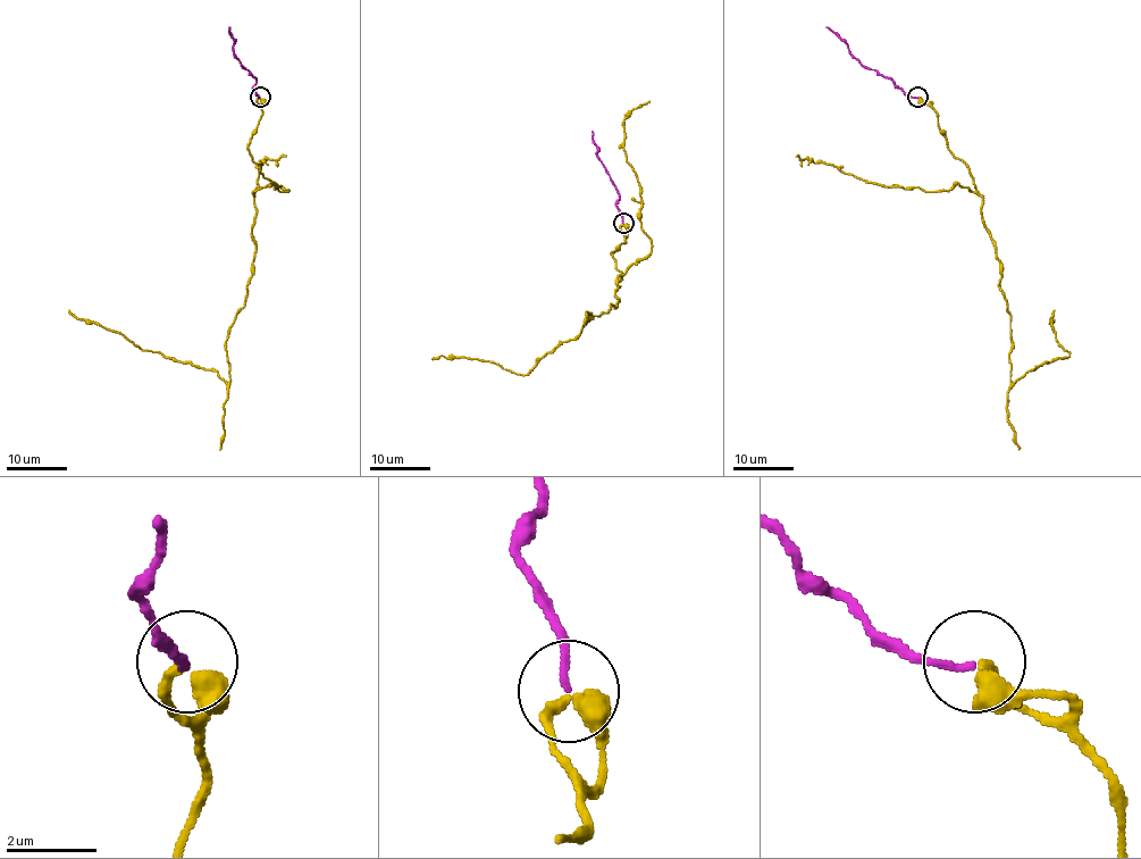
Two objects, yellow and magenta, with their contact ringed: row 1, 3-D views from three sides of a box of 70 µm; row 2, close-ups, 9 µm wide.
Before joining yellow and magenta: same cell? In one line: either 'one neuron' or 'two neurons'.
one neuron

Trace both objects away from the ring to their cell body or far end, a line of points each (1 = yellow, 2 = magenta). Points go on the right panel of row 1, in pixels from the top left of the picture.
1: (919, 98), (981, 198), (1011, 315), (1012, 381), (1070, 355), (1053, 331), (1055, 310)
2: (917, 98), (909, 98), (889, 78), (863, 65), (827, 27)

